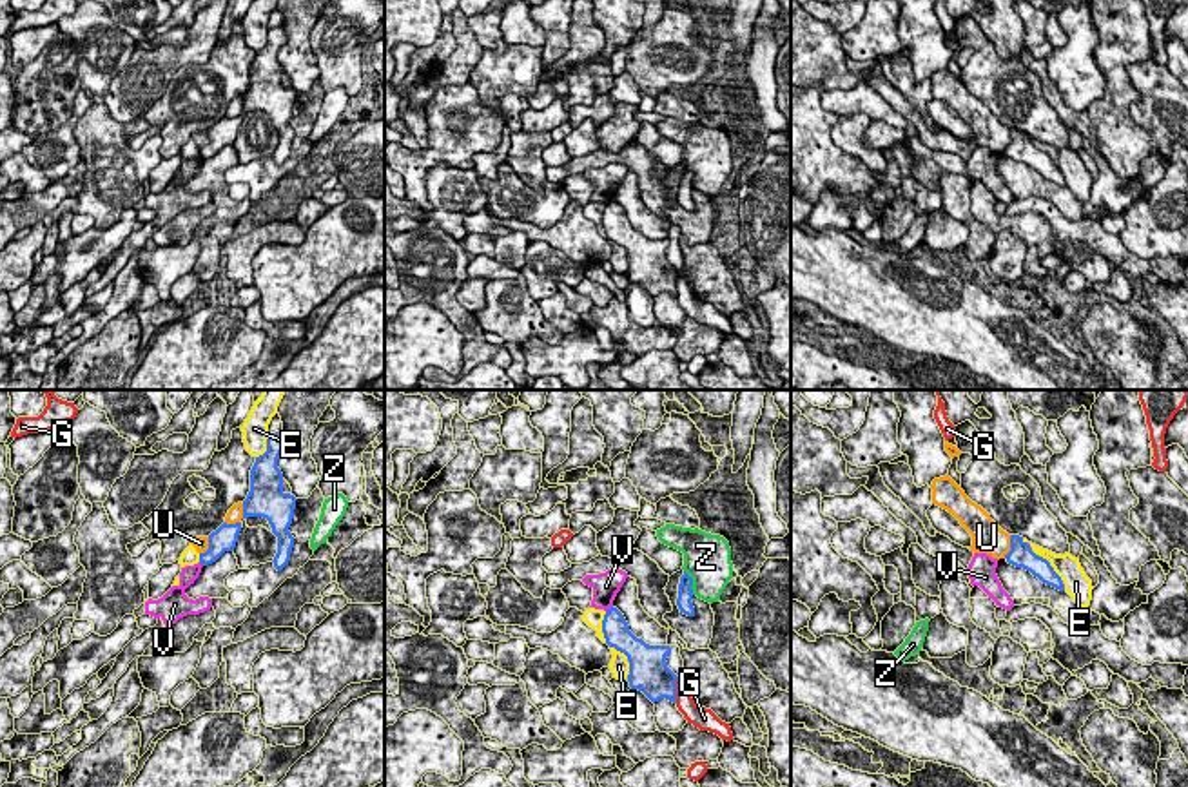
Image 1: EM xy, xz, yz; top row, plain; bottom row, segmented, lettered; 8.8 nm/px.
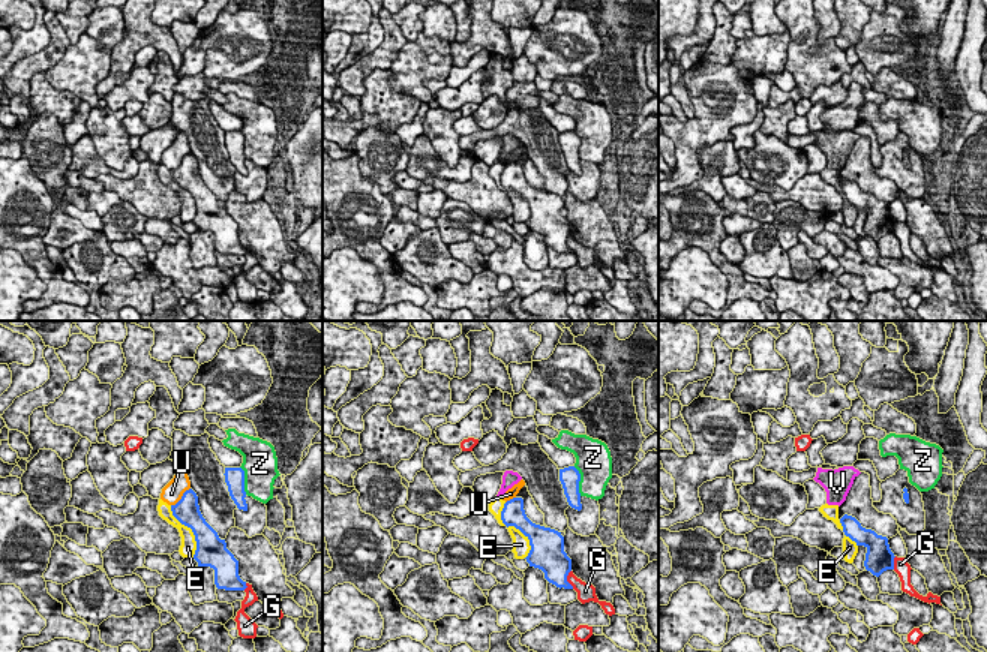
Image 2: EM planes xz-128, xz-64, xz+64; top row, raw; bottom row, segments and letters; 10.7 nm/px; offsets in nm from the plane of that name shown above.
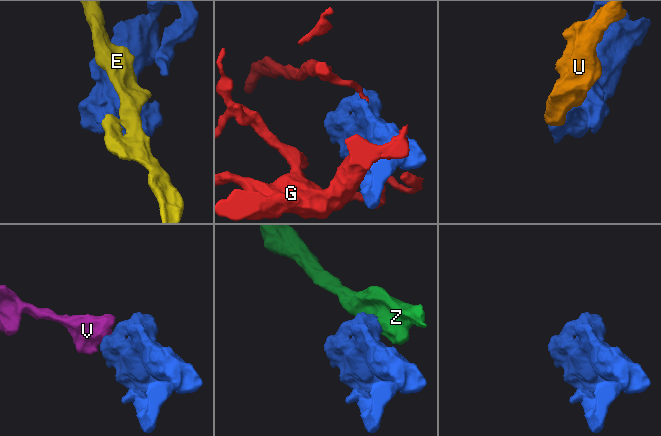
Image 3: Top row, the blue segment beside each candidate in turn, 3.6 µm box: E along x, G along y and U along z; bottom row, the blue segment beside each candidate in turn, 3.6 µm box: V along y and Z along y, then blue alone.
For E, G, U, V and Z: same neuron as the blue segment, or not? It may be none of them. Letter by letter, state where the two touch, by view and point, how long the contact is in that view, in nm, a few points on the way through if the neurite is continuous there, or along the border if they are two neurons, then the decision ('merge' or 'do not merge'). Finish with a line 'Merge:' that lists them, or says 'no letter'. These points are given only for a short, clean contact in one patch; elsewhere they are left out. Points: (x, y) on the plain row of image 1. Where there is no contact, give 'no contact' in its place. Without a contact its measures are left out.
E: contact yz (1049, 156); length 600 nm; do not merge
G: contact xz (675, 283); length 240 nm; do not merge
U: contact yz (1011, 140); length 220 nm; do not merge
V: contact xz (610, 202); length 100 nm; border xz (612, 198), (604, 204); do not merge
Z: contact xz (691, 176); length 240 nm; do not merge
Merge: no letter

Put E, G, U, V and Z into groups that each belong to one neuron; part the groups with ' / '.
E / G / U / V / Z

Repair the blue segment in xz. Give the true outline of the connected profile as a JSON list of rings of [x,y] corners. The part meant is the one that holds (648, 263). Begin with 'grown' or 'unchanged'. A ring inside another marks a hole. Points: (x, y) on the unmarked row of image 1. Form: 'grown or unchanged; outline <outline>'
unchanged; outline [[[617,201],[606,203],[602,214],[606,238],[624,247],[629,256],[628,276],[631,283],[642,285],[653,297],[666,292],[677,297],[678,270],[667,261],[669,239],[649,239],[637,232]]]

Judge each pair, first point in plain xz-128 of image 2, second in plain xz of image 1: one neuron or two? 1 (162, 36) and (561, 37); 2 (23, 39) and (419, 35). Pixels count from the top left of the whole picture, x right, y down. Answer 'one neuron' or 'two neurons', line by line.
1: two neurons
2: two neurons

